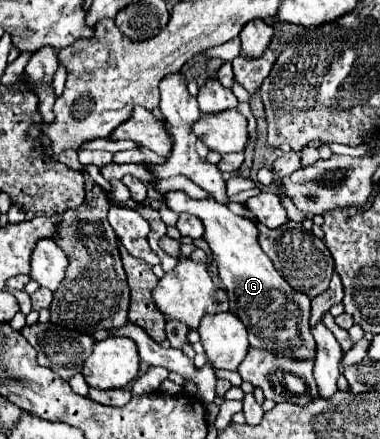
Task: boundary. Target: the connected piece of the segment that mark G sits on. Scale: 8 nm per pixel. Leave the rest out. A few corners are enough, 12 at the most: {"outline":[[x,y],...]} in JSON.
{"outline":[[166,193],[204,239],[250,345],[314,361],[310,297],[258,229],[216,199]]}

